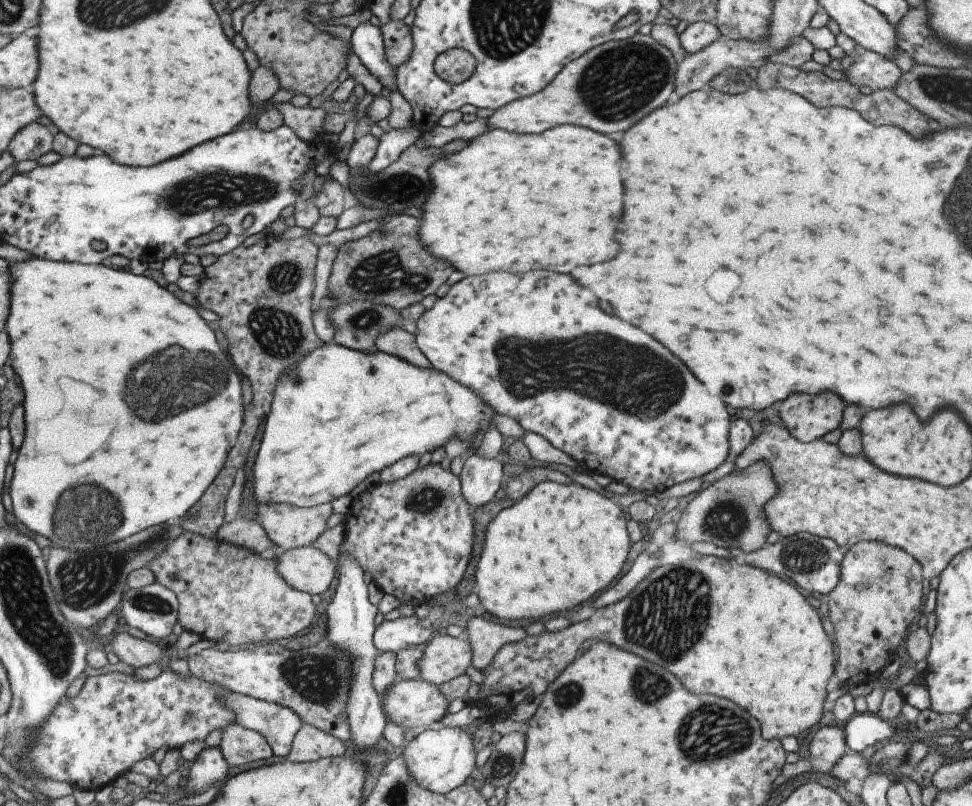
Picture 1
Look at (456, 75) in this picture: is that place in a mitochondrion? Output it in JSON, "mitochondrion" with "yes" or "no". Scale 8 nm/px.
{"mitochondrion":"yes"}

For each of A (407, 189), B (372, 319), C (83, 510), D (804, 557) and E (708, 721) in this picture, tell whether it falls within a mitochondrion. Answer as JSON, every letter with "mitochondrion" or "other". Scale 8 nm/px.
{"A":"mitochondrion","B":"mitochondrion","C":"mitochondrion","D":"mitochondrion","E":"mitochondrion"}

